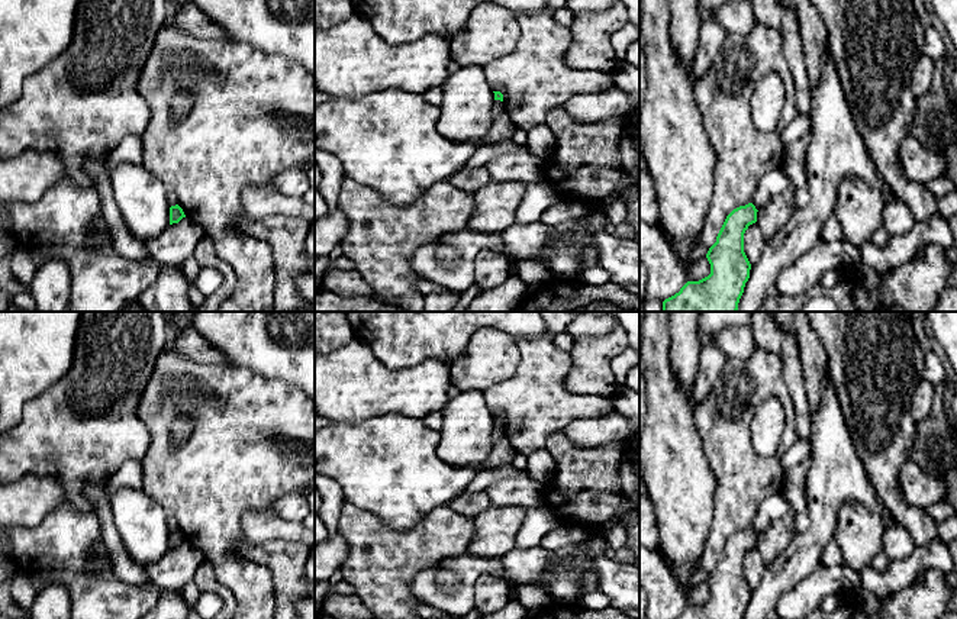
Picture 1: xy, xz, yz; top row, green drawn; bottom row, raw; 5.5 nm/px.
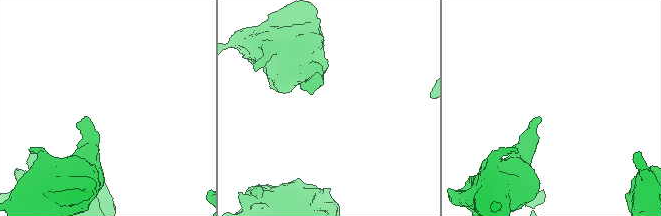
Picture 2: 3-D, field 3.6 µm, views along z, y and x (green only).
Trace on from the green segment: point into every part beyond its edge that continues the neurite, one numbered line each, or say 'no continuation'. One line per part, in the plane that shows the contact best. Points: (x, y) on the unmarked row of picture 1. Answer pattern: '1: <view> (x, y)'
no continuation

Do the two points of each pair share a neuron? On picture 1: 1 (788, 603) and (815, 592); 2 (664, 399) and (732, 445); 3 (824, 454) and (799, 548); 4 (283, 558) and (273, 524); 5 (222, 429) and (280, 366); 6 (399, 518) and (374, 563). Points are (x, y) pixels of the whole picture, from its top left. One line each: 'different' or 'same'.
1: same
2: different
3: same
4: different
5: different
6: different

